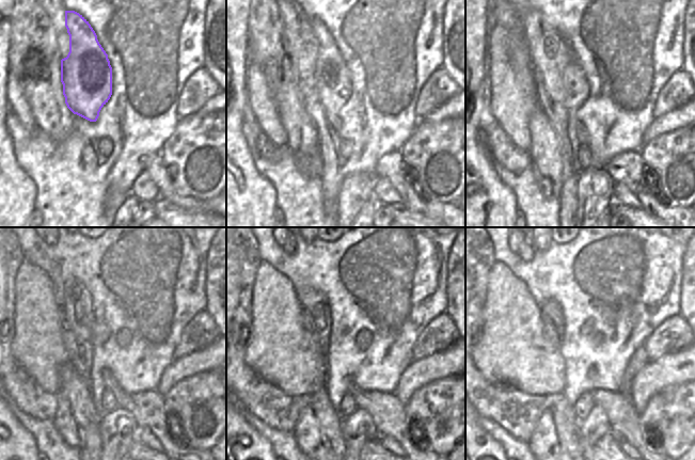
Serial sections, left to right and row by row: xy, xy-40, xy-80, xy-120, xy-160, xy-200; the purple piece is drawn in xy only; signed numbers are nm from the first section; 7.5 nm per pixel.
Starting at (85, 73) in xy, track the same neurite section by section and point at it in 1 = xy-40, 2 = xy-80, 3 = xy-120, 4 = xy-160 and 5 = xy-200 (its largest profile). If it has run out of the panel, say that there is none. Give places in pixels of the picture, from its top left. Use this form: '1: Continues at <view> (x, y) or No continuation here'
1: Continues at xy-40 (332, 79)
2: Continues at xy-80 (577, 90)
3: Continues at xy-120 (146, 407)
4: Continues at xy-160 (388, 413)
5: Continues at xy-200 (624, 418).

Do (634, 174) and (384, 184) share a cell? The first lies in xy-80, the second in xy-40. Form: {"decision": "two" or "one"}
{"decision": "two"}

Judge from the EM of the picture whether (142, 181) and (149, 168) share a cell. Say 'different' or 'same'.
different

